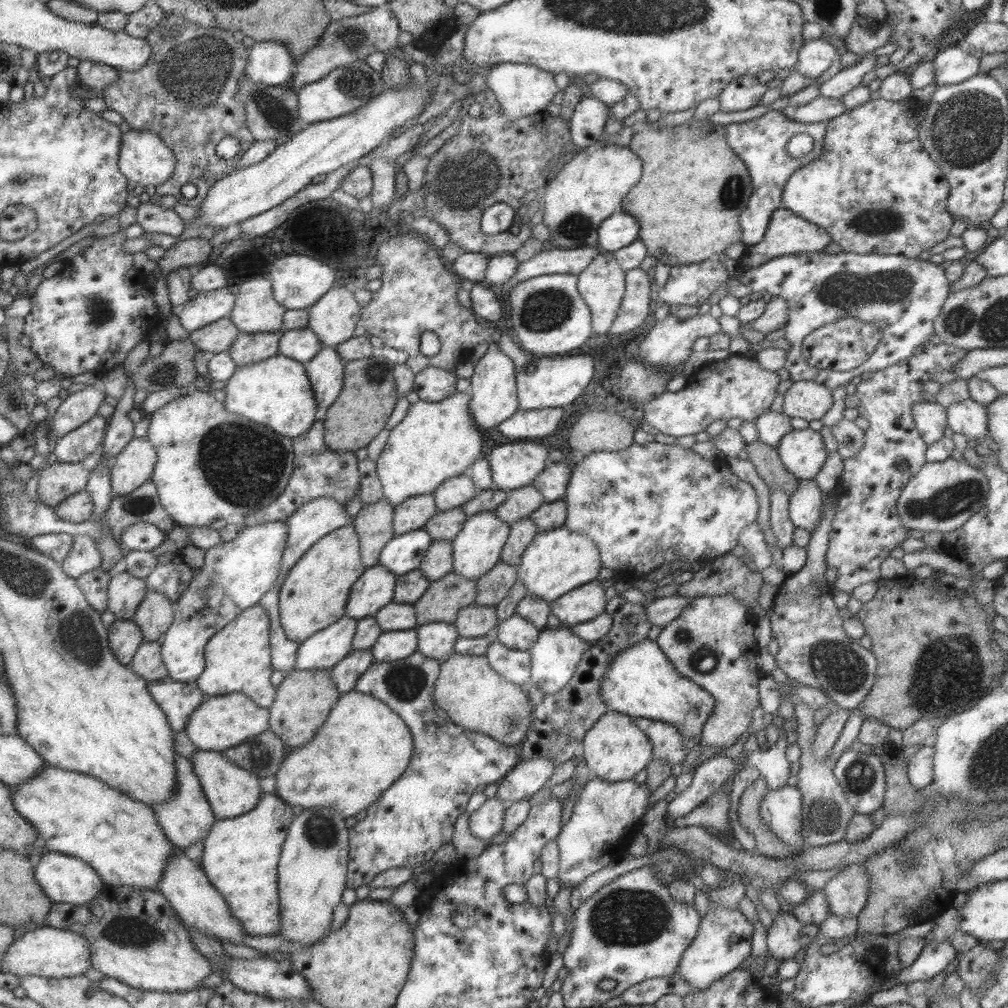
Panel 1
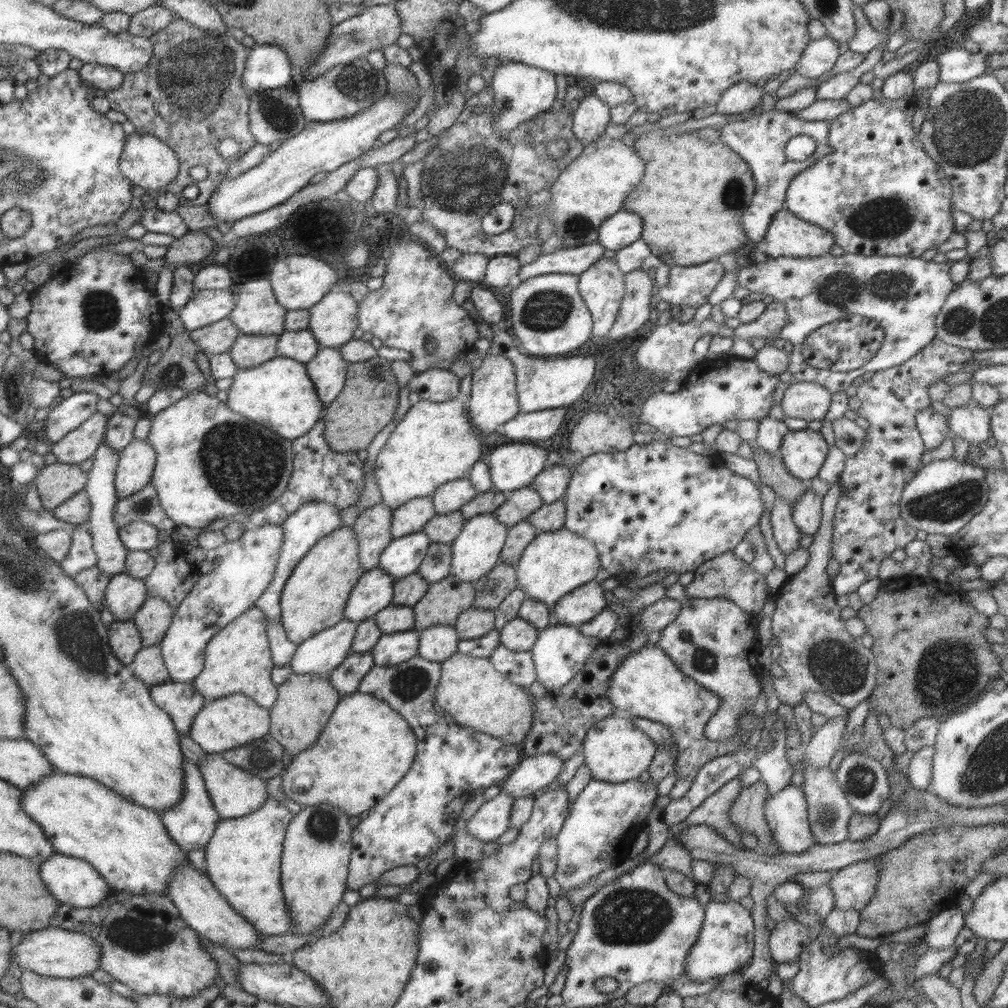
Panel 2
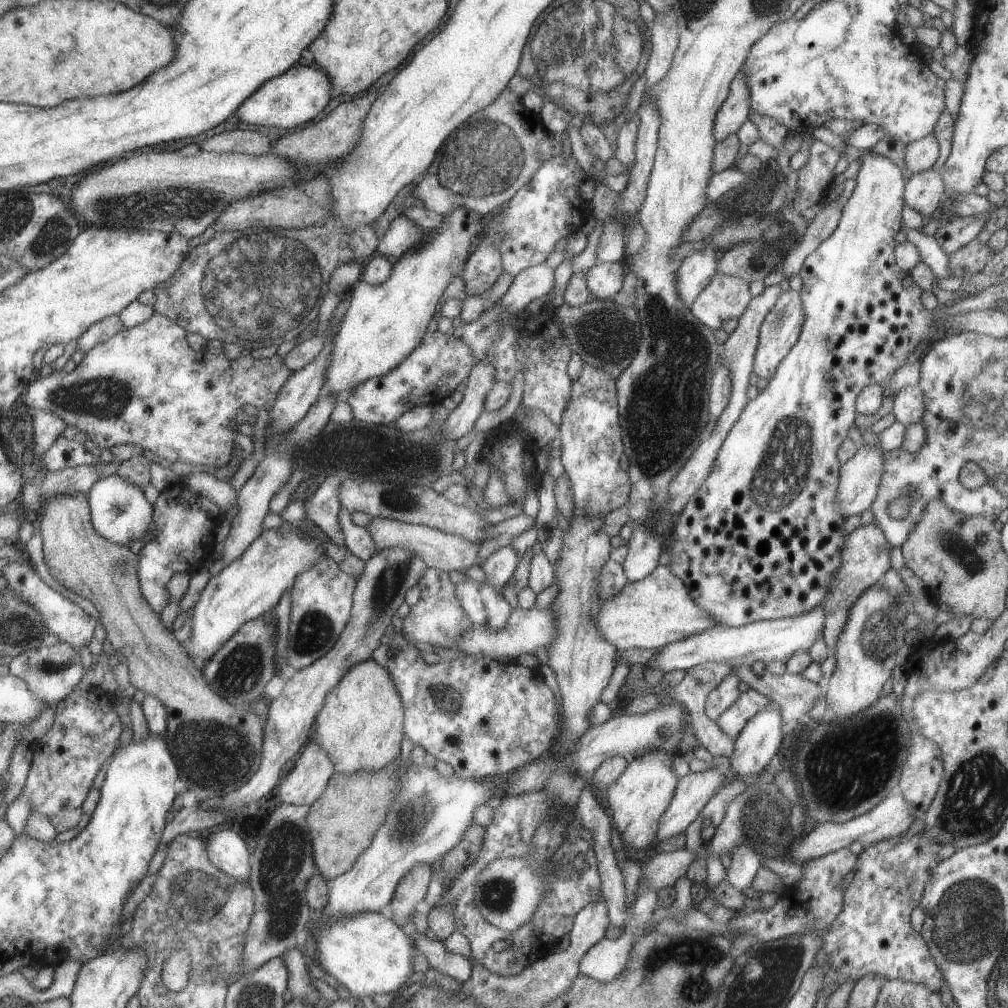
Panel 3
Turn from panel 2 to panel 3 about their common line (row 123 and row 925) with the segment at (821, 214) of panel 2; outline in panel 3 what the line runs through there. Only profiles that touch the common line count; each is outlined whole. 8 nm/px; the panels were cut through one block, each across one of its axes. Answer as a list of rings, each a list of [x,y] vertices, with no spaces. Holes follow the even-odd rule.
[[[924,832],[911,838],[904,838],[901,834],[897,838],[868,845],[859,854],[853,880],[842,892],[842,910],[824,932],[821,949],[812,961],[812,965],[828,962],[822,989],[828,984],[833,986],[835,981],[840,984],[846,981],[855,982],[864,975],[873,975],[878,980],[896,979],[918,983],[934,992],[939,991],[942,975],[933,963],[923,938],[911,928],[910,914],[919,905],[926,881],[941,861],[937,857],[940,846],[936,841],[929,839]]]

